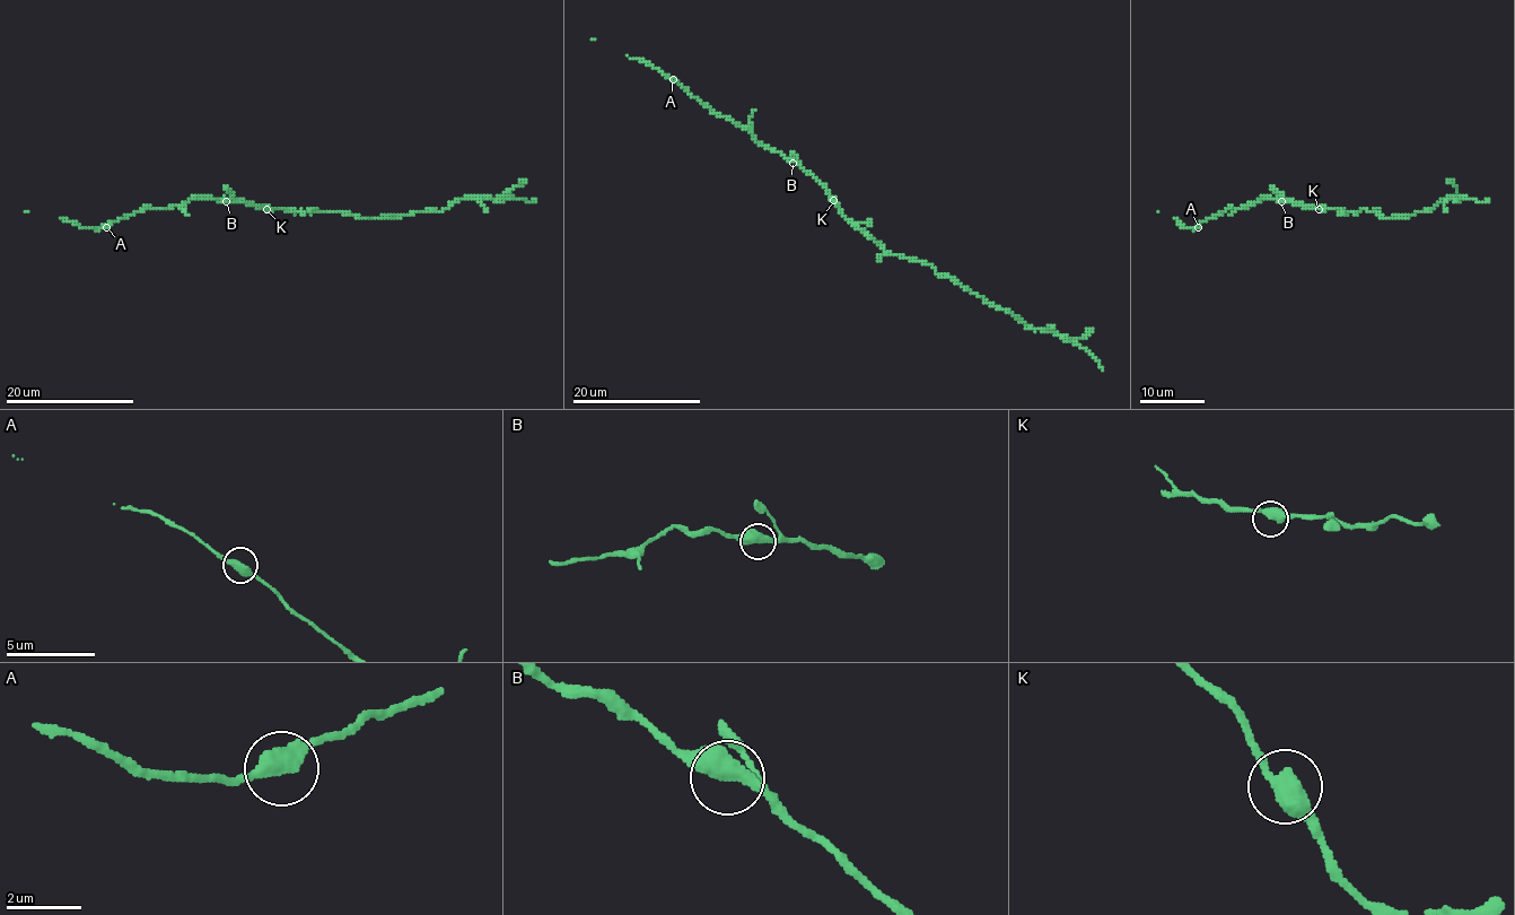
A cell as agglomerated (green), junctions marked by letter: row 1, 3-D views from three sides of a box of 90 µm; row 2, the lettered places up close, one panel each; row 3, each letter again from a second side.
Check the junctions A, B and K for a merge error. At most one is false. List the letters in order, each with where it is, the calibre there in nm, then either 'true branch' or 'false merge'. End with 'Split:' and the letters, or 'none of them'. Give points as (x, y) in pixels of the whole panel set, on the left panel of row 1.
A: at (106, 227); 440 nm thick; true branch
B: at (226, 201); 480 nm thick; true branch
K: at (266, 209); 480 nm thick; true branch
Split: none of them

